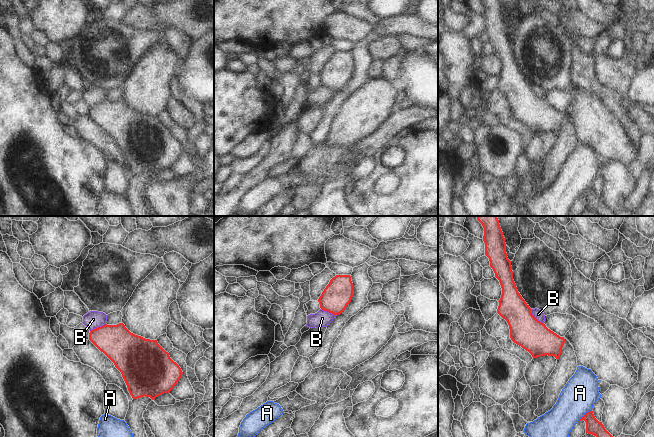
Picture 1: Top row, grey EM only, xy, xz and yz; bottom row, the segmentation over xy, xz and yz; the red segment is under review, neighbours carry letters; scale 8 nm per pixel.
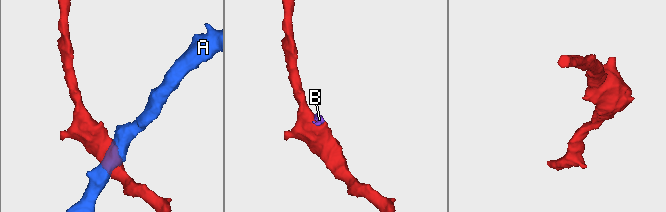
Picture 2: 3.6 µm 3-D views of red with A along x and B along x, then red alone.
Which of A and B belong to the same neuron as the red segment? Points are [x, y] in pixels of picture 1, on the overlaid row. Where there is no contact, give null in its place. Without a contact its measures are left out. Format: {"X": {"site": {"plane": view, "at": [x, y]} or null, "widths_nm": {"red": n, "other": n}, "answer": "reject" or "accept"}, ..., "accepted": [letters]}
{"A": {"site": {"plane": "yz", "at": [585, 414]}, "widths_nm": {"red": 120, "other": 280}, "answer": "reject"}, "B": {"site": {"plane": "yz", "at": [534, 317]}, "widths_nm": {"red": 260, "other": 80}, "answer": "reject"}, "accepted": []}

